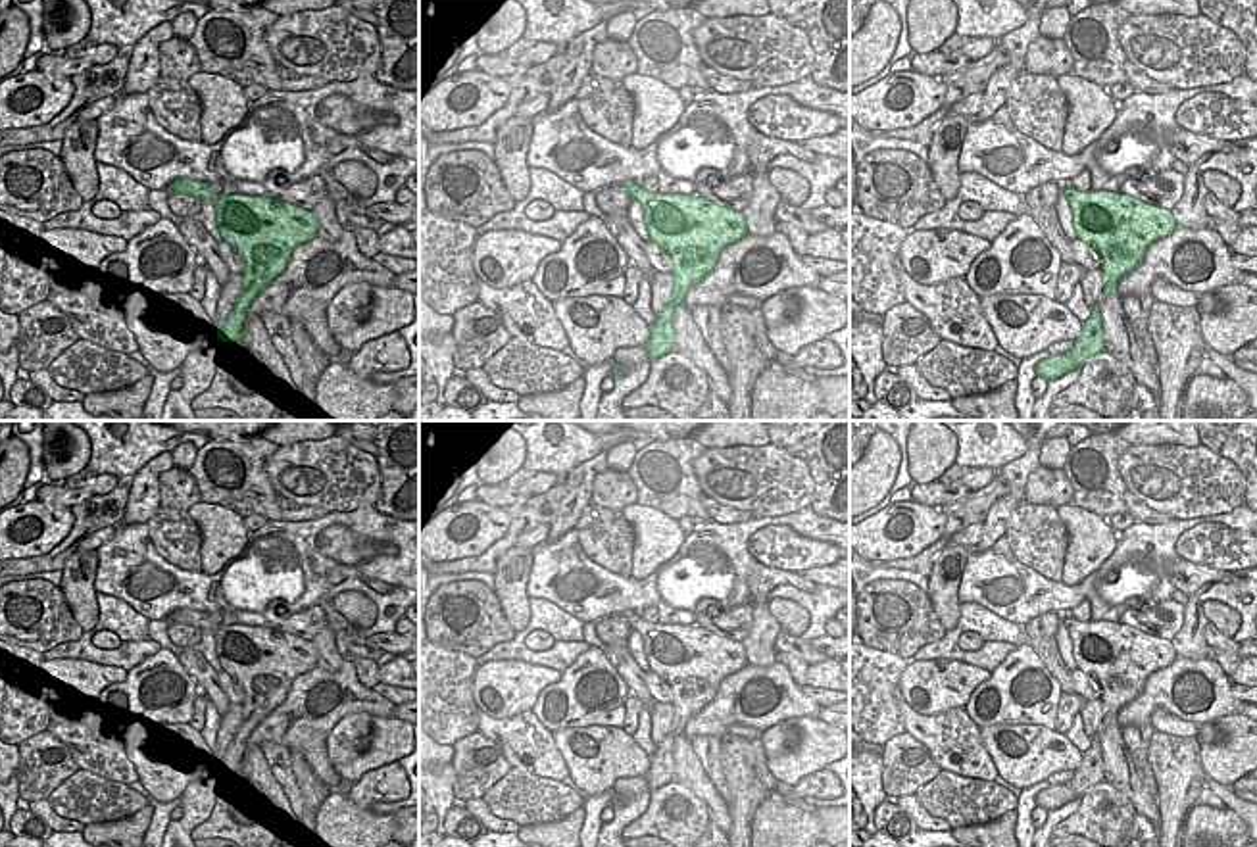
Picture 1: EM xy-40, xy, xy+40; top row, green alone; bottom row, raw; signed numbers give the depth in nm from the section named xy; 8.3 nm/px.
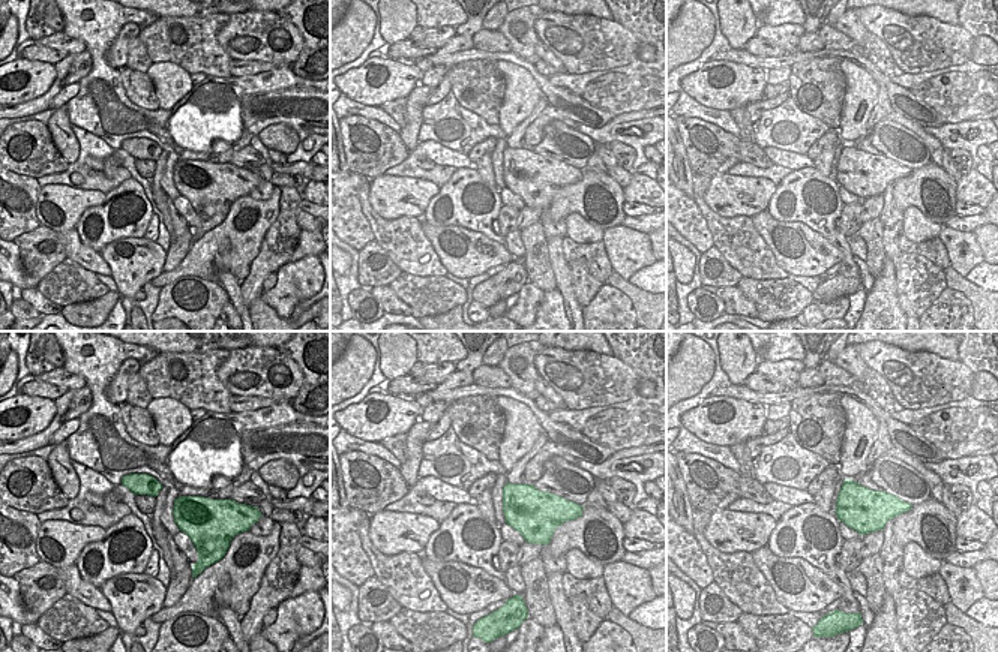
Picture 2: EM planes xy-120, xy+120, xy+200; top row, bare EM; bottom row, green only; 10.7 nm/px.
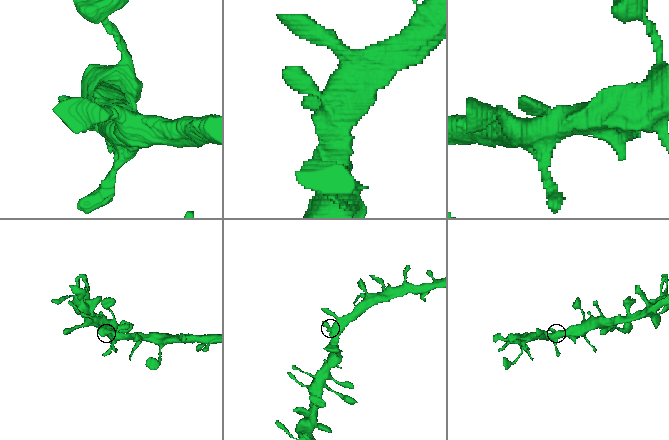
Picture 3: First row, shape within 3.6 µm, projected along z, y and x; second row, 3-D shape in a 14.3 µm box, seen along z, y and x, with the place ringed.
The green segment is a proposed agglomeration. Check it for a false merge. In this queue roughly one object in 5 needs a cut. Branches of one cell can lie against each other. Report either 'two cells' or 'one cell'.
one cell

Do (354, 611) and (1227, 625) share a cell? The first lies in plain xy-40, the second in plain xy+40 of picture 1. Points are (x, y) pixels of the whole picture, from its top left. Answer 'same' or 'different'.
same

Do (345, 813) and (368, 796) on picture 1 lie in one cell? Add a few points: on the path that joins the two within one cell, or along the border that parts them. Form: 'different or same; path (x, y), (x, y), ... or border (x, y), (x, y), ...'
different; border (346, 798), (369, 809)

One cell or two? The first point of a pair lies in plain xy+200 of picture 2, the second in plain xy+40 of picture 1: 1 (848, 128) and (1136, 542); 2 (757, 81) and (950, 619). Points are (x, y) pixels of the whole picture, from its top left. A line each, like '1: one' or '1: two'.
1: two
2: two

